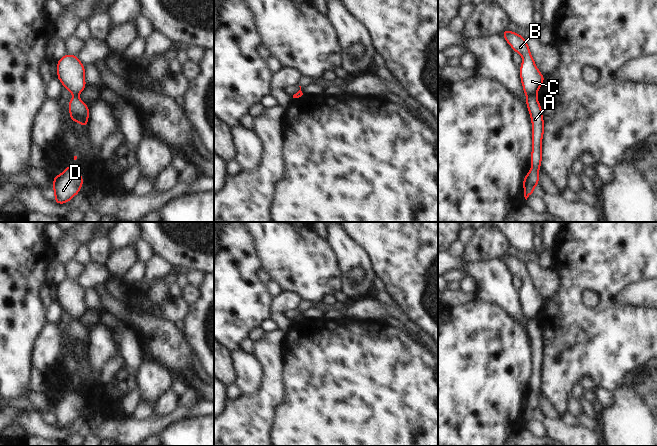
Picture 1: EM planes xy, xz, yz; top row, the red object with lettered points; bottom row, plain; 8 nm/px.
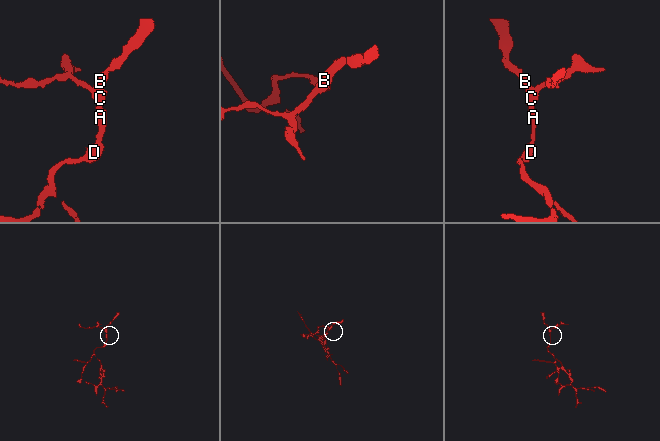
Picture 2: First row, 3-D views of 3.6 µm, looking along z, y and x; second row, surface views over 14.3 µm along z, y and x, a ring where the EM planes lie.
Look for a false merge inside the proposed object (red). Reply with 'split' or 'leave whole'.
split

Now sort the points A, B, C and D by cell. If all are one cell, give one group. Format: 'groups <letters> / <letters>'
groups A D / B C

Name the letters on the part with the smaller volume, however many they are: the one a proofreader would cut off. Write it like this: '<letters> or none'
B, C

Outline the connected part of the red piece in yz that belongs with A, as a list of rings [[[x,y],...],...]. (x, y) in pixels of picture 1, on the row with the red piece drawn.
[[[537,95],[526,98],[526,106],[532,121],[532,153],[530,160],[532,167],[523,179],[524,197],[527,198],[534,193],[534,188],[539,184],[539,169],[542,162],[542,138],[544,136],[544,119],[542,107],[538,102]]]

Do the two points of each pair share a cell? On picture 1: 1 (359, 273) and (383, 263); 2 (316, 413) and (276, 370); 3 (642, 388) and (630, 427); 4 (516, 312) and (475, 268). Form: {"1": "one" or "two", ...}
{"1": "two", "2": "two", "3": "one", "4": "one"}

